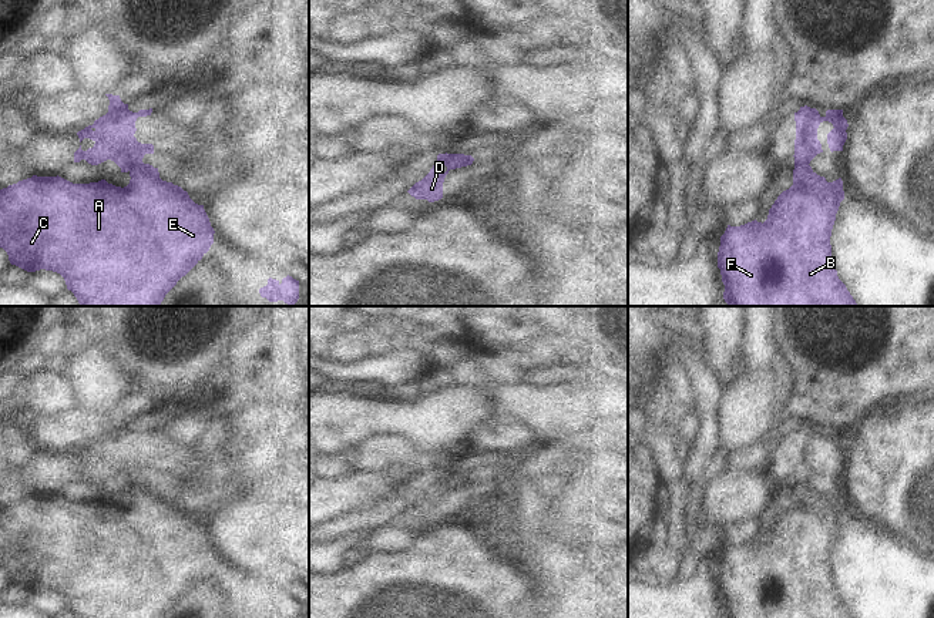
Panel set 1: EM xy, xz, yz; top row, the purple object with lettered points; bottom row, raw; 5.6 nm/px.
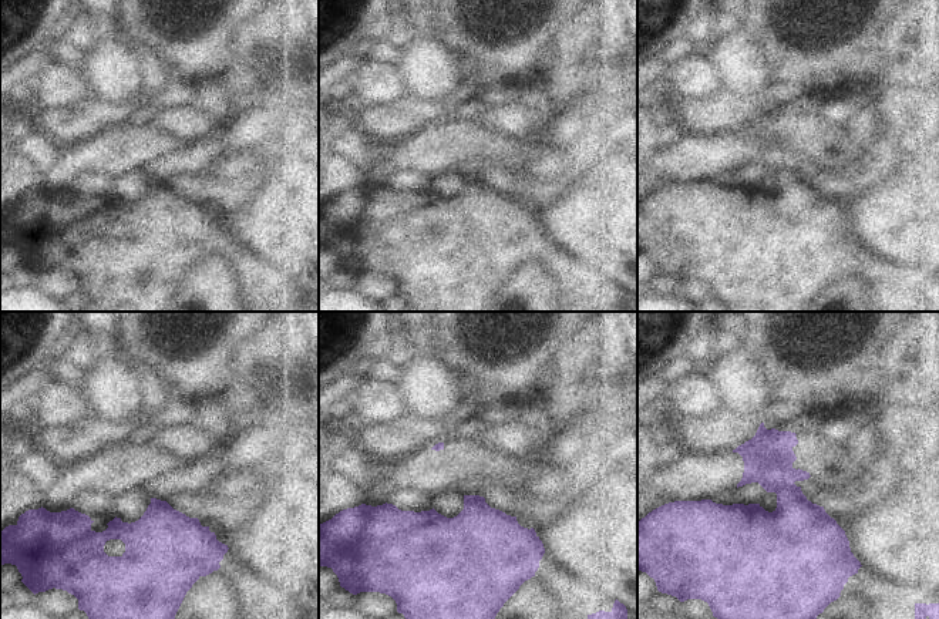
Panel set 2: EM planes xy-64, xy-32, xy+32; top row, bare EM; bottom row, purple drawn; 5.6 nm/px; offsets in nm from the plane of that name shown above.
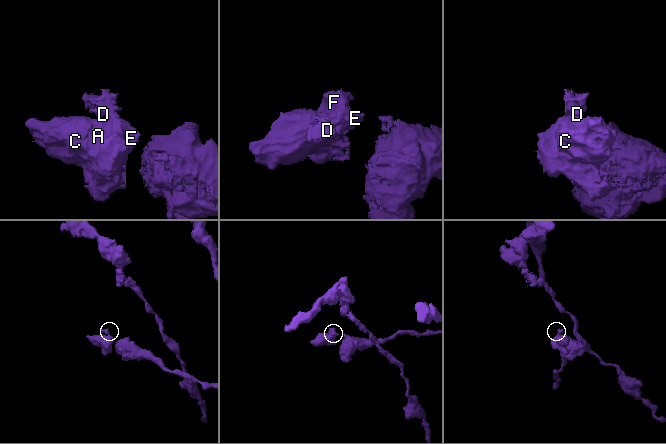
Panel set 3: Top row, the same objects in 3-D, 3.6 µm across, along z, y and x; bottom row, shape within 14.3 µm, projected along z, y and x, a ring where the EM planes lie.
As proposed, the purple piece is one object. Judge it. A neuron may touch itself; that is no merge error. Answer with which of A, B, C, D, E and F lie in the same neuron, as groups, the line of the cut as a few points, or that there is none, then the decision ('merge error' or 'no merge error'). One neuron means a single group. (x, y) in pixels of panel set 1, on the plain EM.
A B C E F / D; cut in xz along (452, 473), (449, 487); merge error

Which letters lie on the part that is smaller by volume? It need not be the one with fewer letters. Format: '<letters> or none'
D

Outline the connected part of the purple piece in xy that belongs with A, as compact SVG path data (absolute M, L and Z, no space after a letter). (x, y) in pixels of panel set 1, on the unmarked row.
M135 483L130 487L130 503L124 507L108 503L105 498L90 503L73 503L61 496L37 496L19 500L0 508L0 567L3 567L11 584L16 584L27 591L40 588L60 592L67 604L67 608L77 618L164 618L165 614L185 595L209 570L214 562L214 547L204 528L204 524L195 523L187 510L172 501L159 497L158 487L149 483Z

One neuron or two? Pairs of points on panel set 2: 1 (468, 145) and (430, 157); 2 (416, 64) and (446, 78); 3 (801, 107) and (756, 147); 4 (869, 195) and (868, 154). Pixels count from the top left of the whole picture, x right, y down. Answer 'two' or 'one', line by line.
1: one
2: one
3: two
4: two

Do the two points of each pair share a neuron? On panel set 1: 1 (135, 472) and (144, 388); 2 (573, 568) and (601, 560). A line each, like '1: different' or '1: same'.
1: different
2: same

